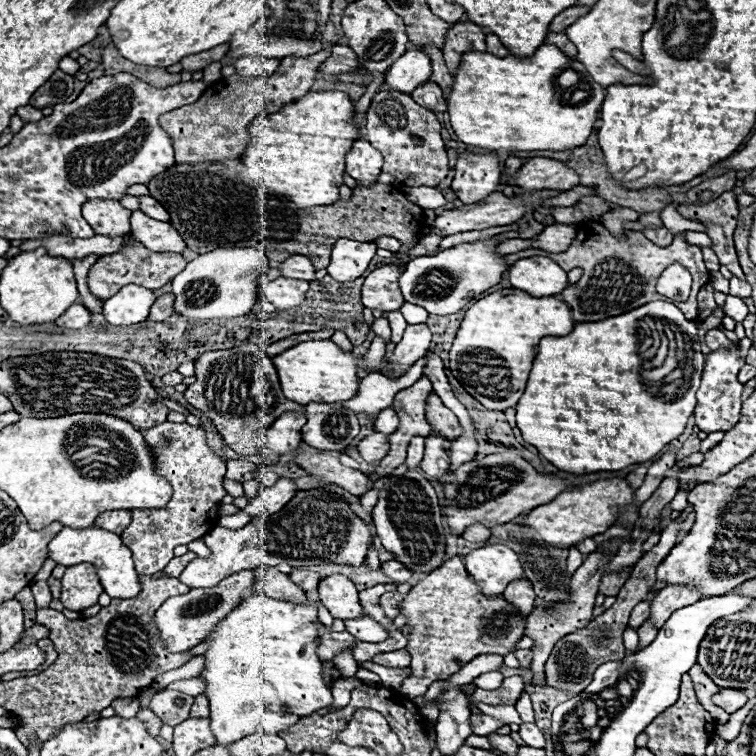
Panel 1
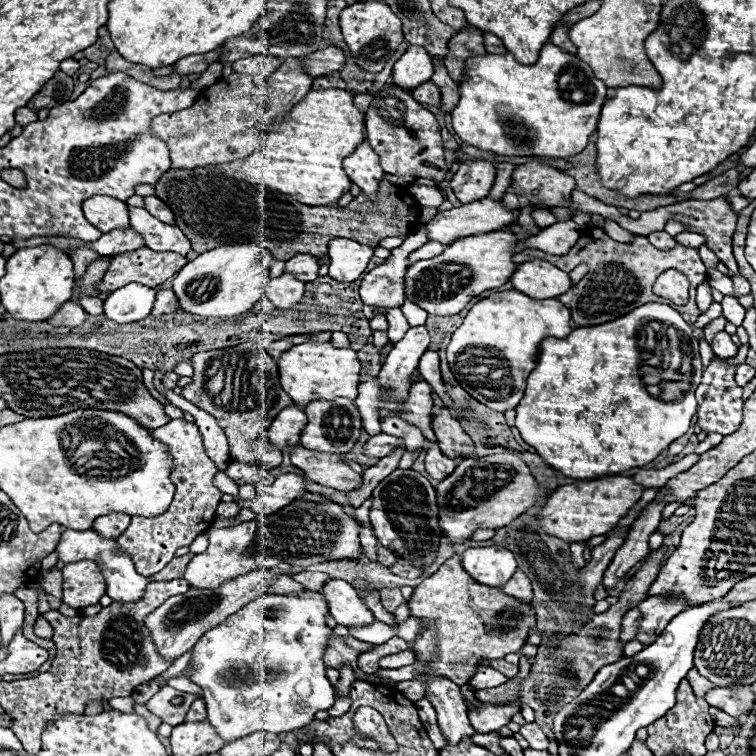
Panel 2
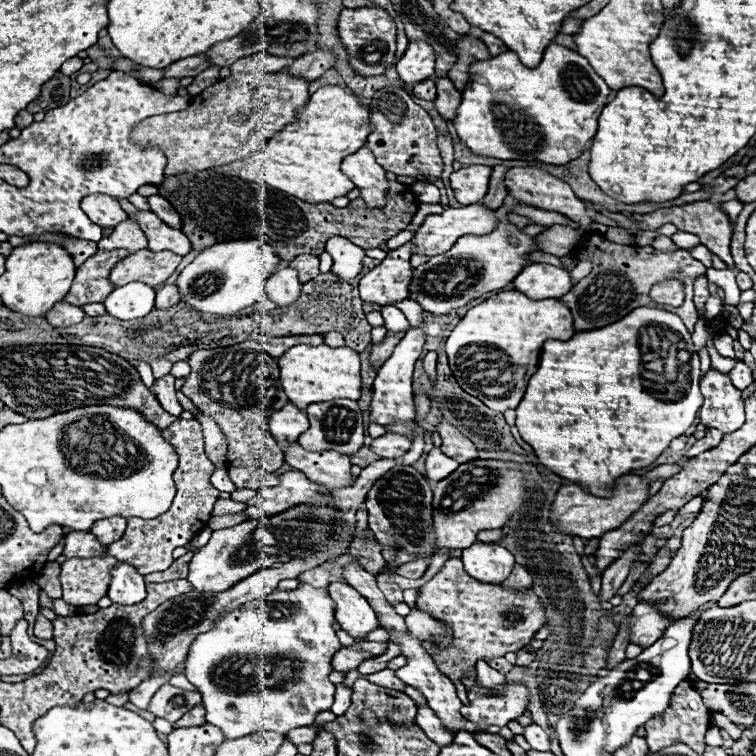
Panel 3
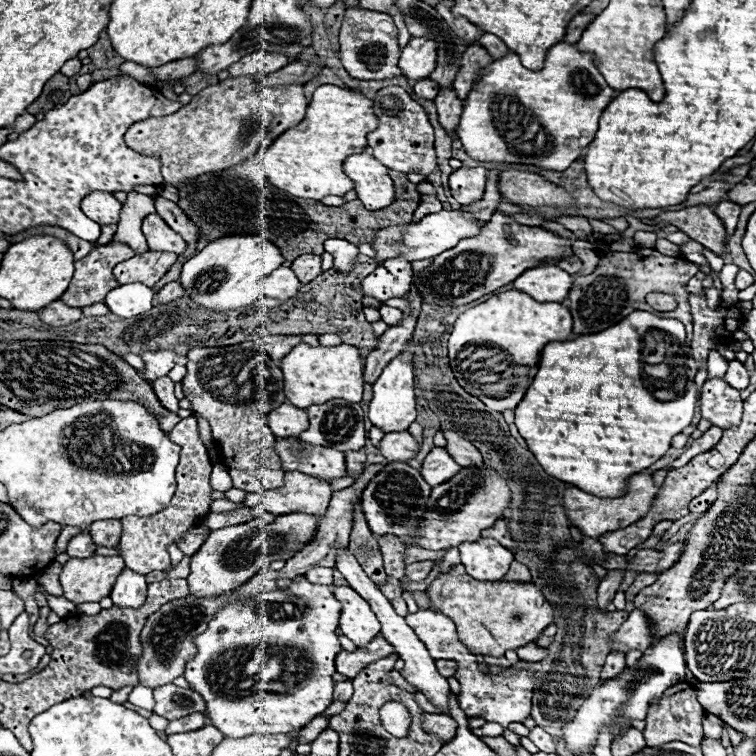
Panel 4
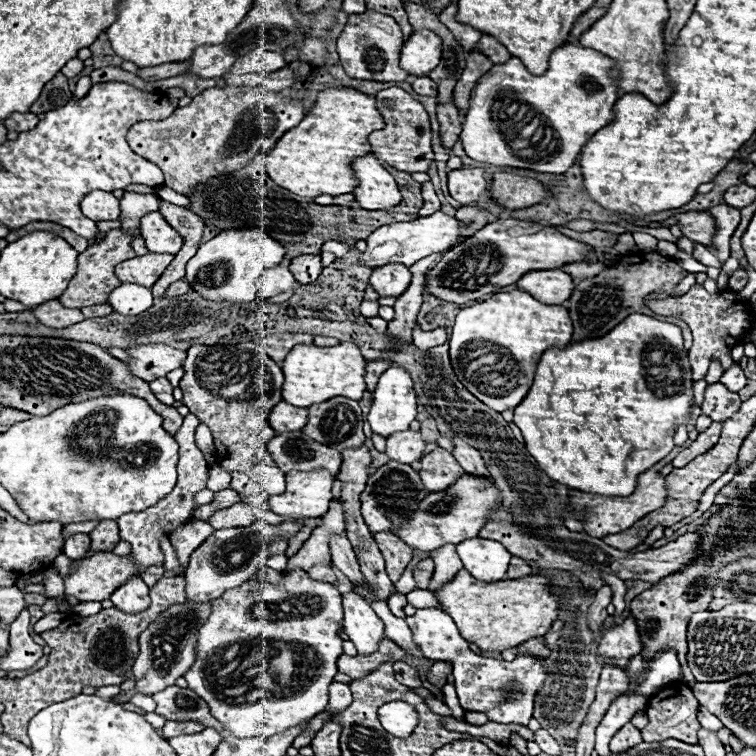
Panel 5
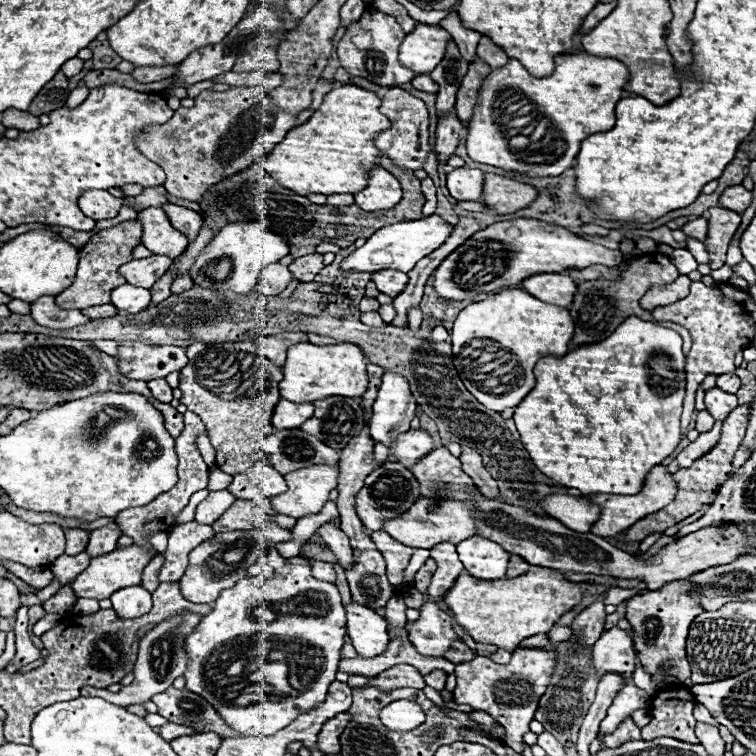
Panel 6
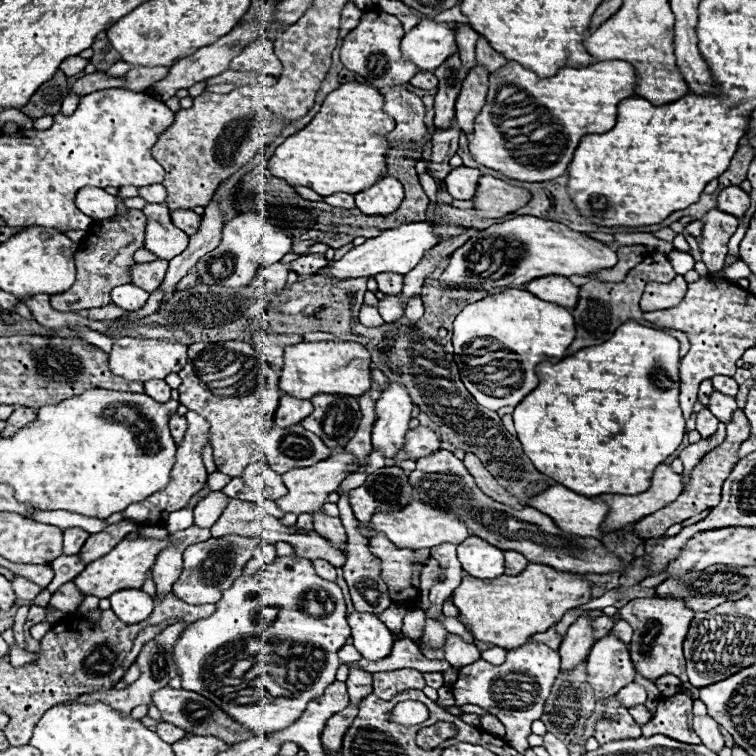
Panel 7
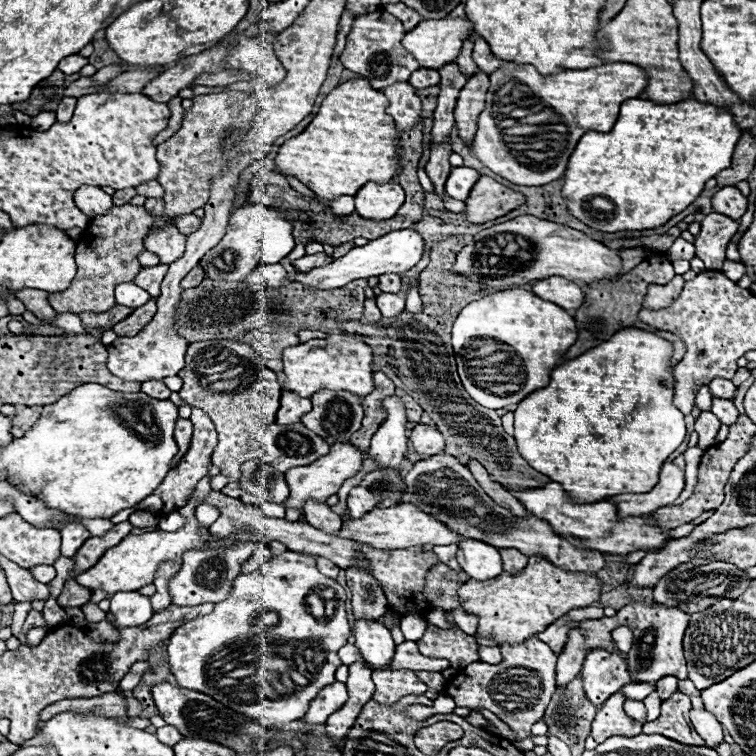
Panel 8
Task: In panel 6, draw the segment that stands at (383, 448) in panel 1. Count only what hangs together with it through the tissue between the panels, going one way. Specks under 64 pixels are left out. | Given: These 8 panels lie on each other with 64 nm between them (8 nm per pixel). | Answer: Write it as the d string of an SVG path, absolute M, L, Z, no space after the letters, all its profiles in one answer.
M408 430L396 438L396 442L390 446L390 454L398 460L420 460L434 448L432 438L424 430Z

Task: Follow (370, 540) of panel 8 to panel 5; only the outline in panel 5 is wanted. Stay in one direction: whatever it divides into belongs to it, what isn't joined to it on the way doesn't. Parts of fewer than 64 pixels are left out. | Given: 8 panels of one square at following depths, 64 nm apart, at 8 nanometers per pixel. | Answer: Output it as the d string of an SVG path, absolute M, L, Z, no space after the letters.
M464 474L450 488L428 494L416 514L406 524L402 524L396 536L400 536L408 546L420 548L424 552L432 552L444 544L460 544L462 540L478 536L480 528L486 524L486 520L490 520L490 512L500 504L502 492L494 480Z

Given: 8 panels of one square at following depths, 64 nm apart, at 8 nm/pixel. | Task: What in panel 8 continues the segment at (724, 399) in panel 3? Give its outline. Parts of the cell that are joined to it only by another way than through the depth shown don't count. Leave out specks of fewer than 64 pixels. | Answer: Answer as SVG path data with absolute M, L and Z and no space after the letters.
M712 398L712 414L716 414L718 420L728 426L734 424L738 418L738 410L736 410L734 402L726 400L726 398Z

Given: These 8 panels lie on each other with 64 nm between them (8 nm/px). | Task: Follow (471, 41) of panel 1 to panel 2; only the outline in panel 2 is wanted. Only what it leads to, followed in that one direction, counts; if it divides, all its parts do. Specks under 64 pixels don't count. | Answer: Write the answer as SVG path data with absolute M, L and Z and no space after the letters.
M470 26L462 28L462 30L456 30L454 36L450 38L448 54L444 58L448 74L456 82L460 82L466 58L468 56L482 56L482 54L486 54L486 50L484 50L484 38L482 38L480 30L474 30Z

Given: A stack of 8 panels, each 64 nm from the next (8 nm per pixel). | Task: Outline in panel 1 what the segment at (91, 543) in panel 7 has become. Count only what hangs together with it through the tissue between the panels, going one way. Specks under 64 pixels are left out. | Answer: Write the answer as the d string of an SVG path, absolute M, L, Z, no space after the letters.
M108 510L108 512L102 512L94 520L94 526L104 528L104 530L114 532L114 534L122 534L128 524L130 524L130 512L128 510Z

